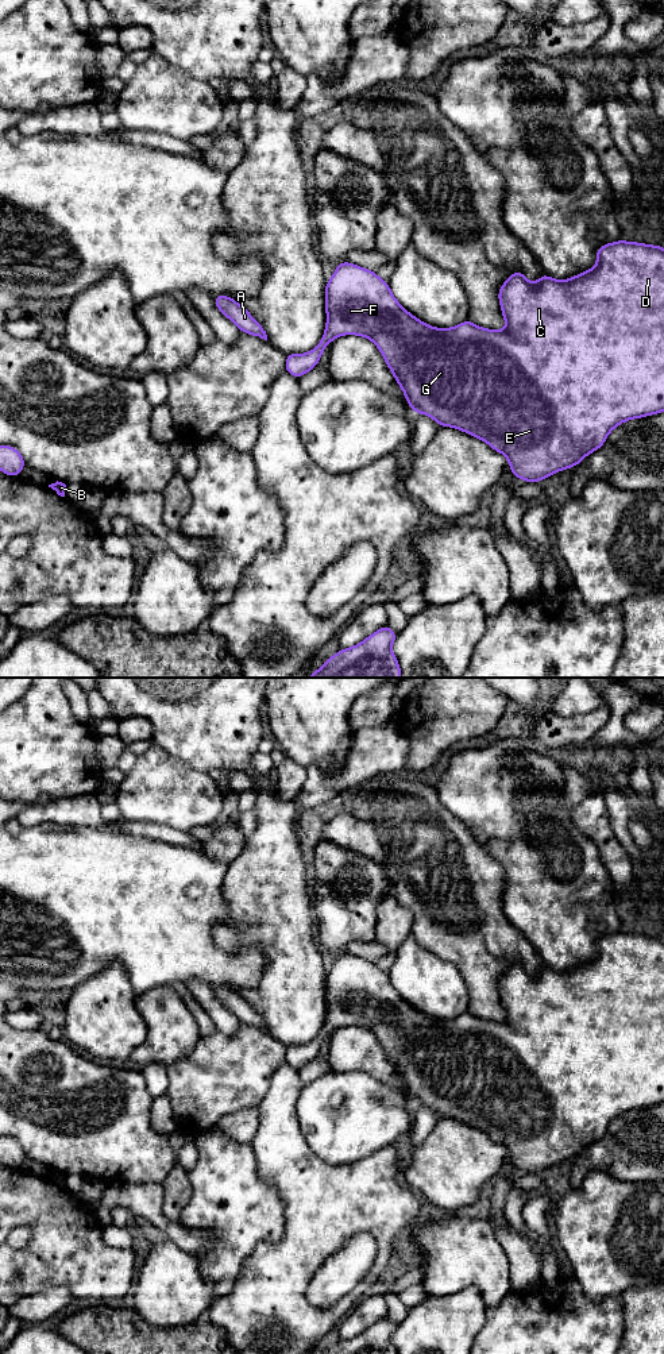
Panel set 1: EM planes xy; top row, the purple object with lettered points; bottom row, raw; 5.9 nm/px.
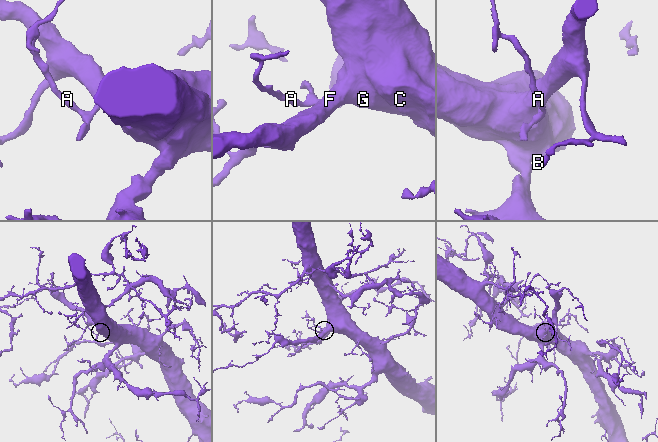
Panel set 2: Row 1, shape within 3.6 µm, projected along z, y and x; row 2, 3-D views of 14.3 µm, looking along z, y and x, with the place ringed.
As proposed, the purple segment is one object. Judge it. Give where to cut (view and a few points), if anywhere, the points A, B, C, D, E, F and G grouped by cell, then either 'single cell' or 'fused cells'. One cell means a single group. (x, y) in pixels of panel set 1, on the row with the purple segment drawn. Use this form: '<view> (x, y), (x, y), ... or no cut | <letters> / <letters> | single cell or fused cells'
no cut | A B C D E F G | single cell

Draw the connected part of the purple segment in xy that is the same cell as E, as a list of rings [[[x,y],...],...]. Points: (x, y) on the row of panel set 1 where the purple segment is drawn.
[[[622,239],[601,246],[597,250],[597,265],[570,279],[553,279],[541,274],[537,282],[529,282],[522,271],[513,273],[499,288],[498,300],[506,327],[493,331],[478,327],[472,321],[463,321],[453,328],[435,328],[409,313],[393,296],[386,281],[375,271],[340,262],[325,285],[327,325],[319,346],[306,354],[286,354],[285,370],[301,378],[319,364],[320,356],[328,343],[343,335],[358,335],[370,339],[383,355],[387,367],[401,386],[406,402],[416,413],[432,417],[440,427],[463,431],[487,443],[494,451],[506,456],[510,472],[524,482],[541,482],[543,479],[570,467],[576,467],[594,451],[599,450],[609,433],[619,424],[664,412],[664,247]]]

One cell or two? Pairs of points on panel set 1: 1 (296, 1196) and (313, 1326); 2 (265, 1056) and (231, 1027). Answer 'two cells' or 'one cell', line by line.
1: one cell
2: two cells

